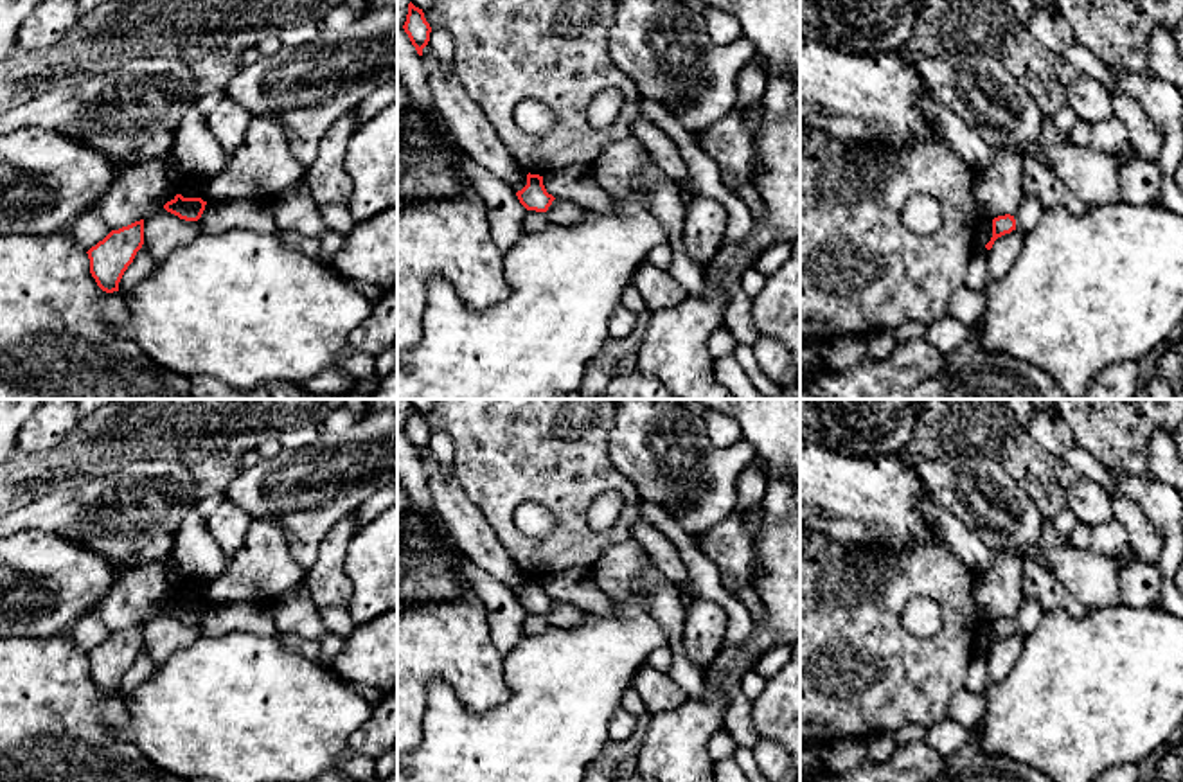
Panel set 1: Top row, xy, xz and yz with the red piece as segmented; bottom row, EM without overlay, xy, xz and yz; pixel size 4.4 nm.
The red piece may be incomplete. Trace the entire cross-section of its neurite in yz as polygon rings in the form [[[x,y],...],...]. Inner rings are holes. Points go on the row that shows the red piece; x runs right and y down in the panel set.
[[[1010,214],[1005,216],[998,216],[992,219],[992,237],[991,241],[985,244],[987,250],[992,248],[994,241],[1005,234],[1010,234],[1012,230],[1016,230],[1016,219]]]

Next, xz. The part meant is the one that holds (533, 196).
[[[530,173],[527,174],[527,185],[518,191],[516,196],[527,210],[536,212],[547,212],[556,200],[552,194],[547,192],[543,185],[543,176]]]

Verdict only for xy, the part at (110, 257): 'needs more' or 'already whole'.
already whole

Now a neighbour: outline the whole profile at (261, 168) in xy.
[[[254,117],[241,144],[228,153],[225,169],[203,180],[187,176],[169,201],[176,194],[182,194],[183,198],[201,198],[203,201],[248,200],[273,205],[289,187],[304,180],[304,176],[306,169],[291,155],[279,120],[273,117]]]

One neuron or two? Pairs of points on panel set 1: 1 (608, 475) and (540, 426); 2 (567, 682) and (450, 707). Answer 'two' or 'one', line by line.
1: one
2: one

